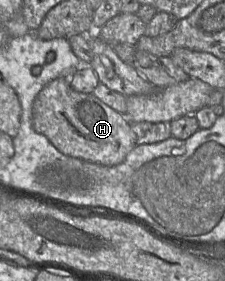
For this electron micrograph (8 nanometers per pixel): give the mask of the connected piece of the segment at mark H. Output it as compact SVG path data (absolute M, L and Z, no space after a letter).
M60 76L47 83L35 97L32 106L32 126L37 133L47 137L64 155L103 166L115 166L122 163L137 145L131 124L125 115L106 105L94 94L74 90L65 76Z

